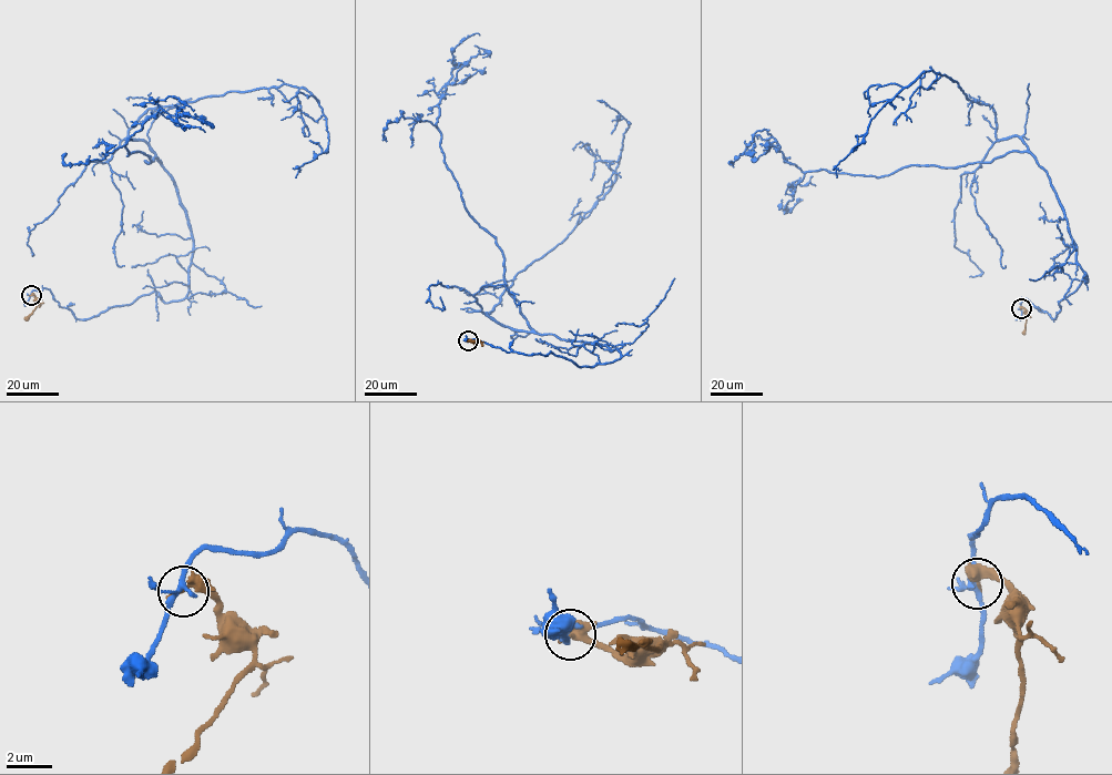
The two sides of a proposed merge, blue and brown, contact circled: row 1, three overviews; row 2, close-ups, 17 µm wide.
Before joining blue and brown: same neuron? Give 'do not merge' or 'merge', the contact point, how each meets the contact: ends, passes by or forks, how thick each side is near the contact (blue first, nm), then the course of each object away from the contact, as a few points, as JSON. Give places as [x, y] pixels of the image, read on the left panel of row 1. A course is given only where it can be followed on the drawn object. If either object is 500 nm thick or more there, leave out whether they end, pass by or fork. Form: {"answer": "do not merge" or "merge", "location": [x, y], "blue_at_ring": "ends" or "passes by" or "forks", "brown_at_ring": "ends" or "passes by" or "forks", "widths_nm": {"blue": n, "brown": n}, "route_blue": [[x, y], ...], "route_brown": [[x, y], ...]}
{"answer": "do not merge", "location": [31, 295], "blue_at_ring": "forks", "brown_at_ring": "passes by", "widths_nm": {"blue": 200, "brown": 280}, "route_blue": [[31, 295], [84, 319], [185, 296], [186, 211], [126, 138], [150, 109], [305, 88], [328, 143], [295, 177]], "route_brown": [[31, 295], [39, 304], [26, 320]]}

